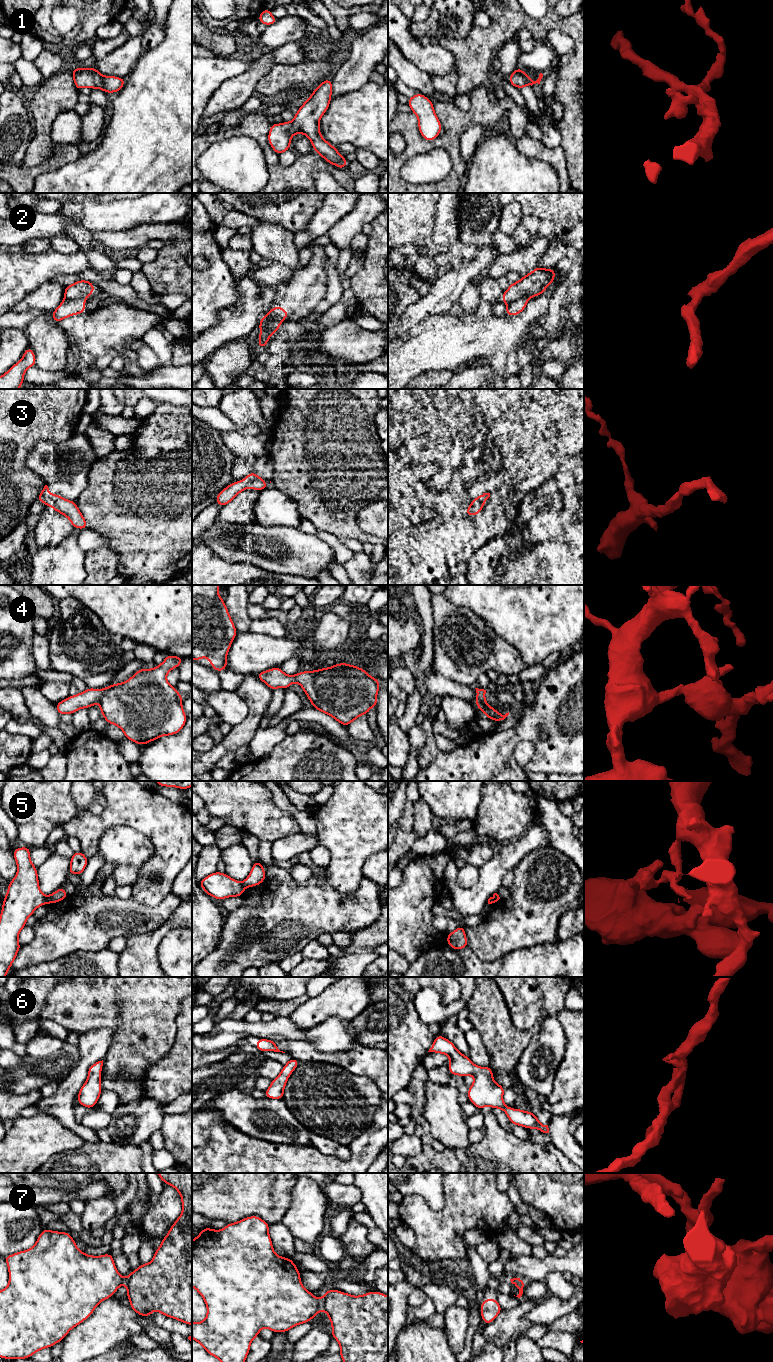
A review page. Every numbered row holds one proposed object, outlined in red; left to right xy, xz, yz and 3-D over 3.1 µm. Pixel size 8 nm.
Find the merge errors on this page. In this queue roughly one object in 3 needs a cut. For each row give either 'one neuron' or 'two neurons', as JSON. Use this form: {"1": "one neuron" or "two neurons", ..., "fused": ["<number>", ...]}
{"1": "one neuron", "2": "two neurons", "3": "one neuron", "4": "one neuron", "5": "two neurons", "6": "one neuron", "7": "two neurons", "fused": ["2", "5", "7"]}

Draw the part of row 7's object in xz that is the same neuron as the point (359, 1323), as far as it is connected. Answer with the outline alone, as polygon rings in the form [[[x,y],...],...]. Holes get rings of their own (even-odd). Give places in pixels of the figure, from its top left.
[[[327,1290],[321,1308],[329,1316],[331,1336],[340,1344],[343,1362],[388,1362],[388,1296],[373,1291],[353,1296],[339,1290]]]

